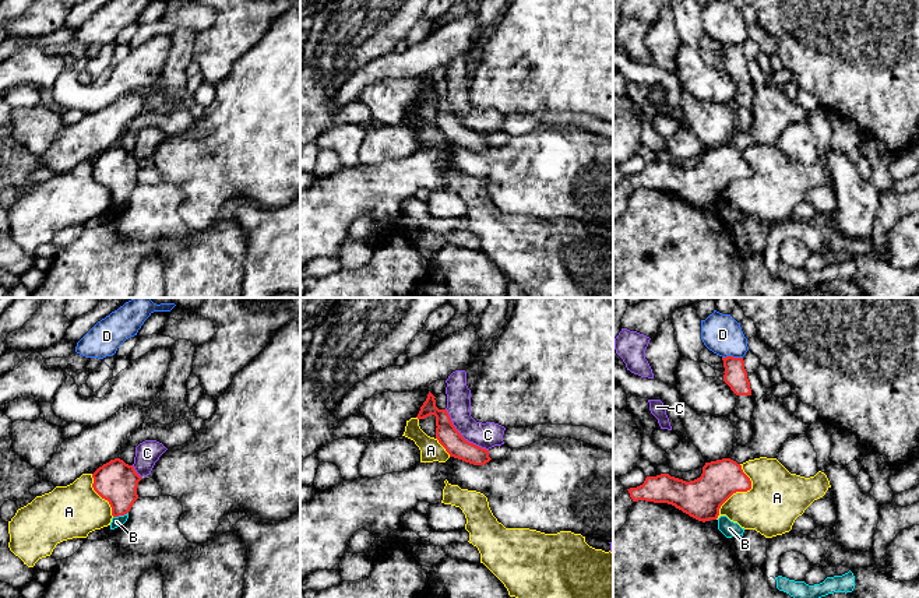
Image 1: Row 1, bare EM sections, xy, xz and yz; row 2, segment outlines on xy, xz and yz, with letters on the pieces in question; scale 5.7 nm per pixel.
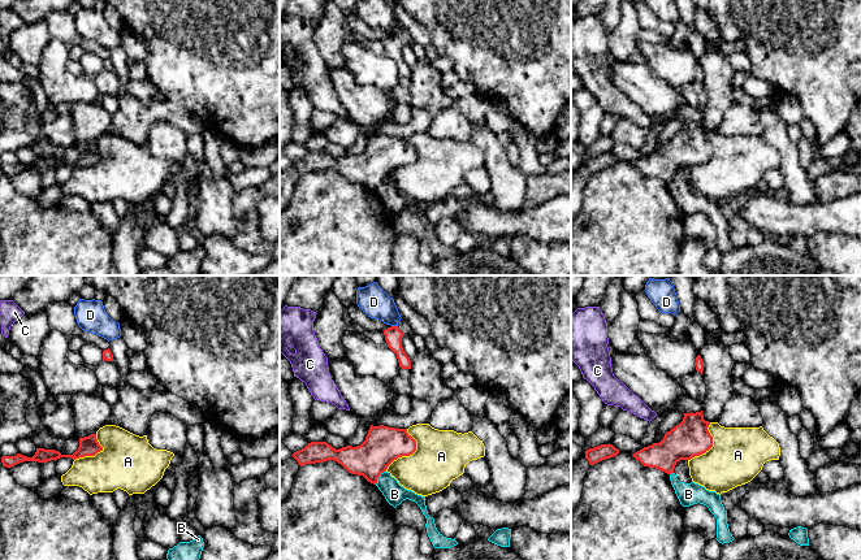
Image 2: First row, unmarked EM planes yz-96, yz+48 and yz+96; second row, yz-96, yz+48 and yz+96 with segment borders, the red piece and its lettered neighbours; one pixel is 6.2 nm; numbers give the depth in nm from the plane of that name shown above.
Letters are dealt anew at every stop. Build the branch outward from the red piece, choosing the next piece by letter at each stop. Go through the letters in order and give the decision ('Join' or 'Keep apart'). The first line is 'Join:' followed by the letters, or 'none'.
Join: none
A: Keep apart
B: Keep apart
C: Keep apart
D: Keep apart

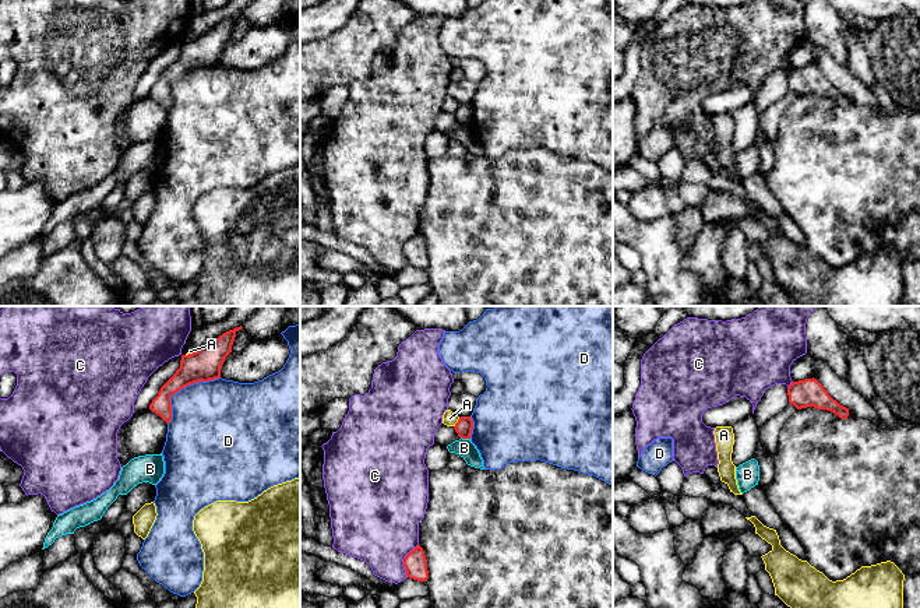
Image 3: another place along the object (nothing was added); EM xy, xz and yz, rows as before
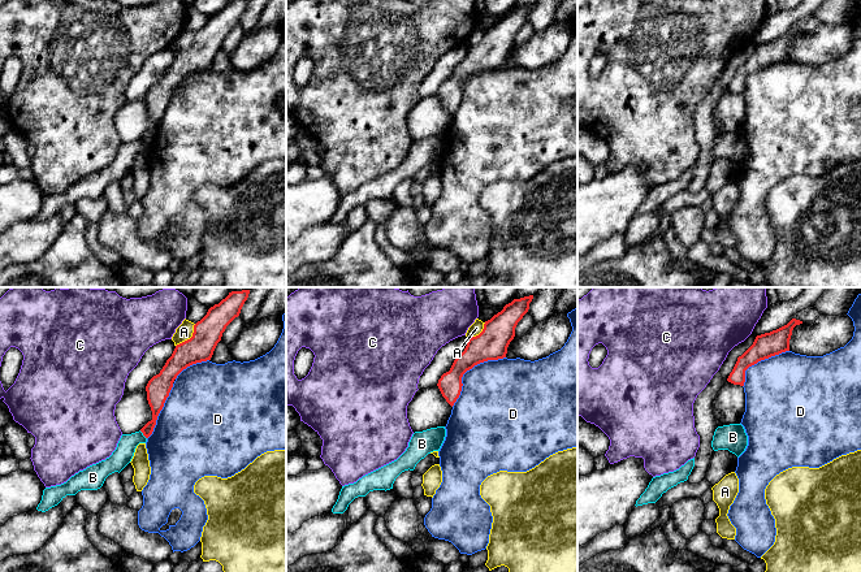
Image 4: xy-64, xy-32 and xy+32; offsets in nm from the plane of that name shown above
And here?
Join: none
A: Keep apart
B: Keep apart
C: Keep apart
D: Keep apart

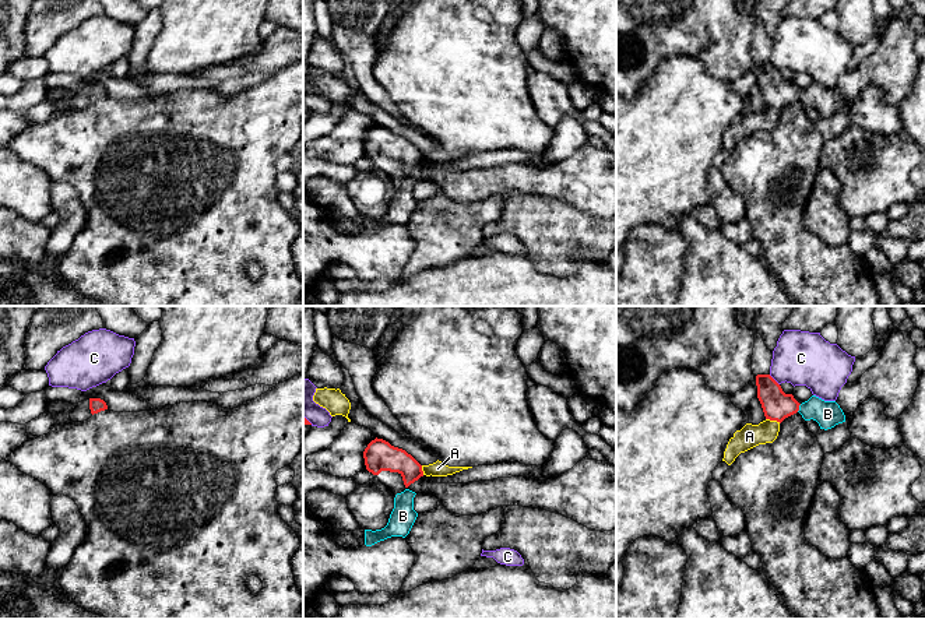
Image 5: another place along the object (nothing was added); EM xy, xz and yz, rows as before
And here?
Join: B
A: Keep apart
B: Join
C: Keep apart

